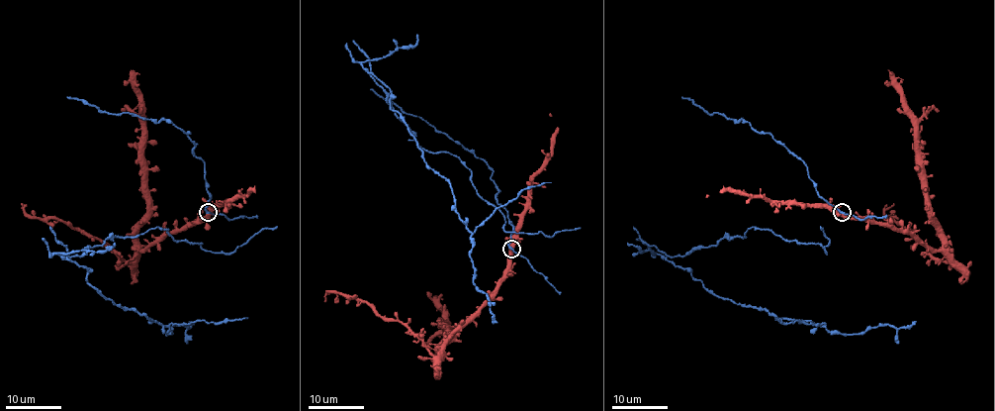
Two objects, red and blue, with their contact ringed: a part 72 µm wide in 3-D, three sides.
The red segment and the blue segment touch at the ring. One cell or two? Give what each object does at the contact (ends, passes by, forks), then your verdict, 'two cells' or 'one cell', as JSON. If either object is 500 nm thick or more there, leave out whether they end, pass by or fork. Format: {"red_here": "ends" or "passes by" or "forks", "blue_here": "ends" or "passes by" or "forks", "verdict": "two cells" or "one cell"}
{"red_here": "forks", "blue_here": "passes by", "verdict": "two cells"}

